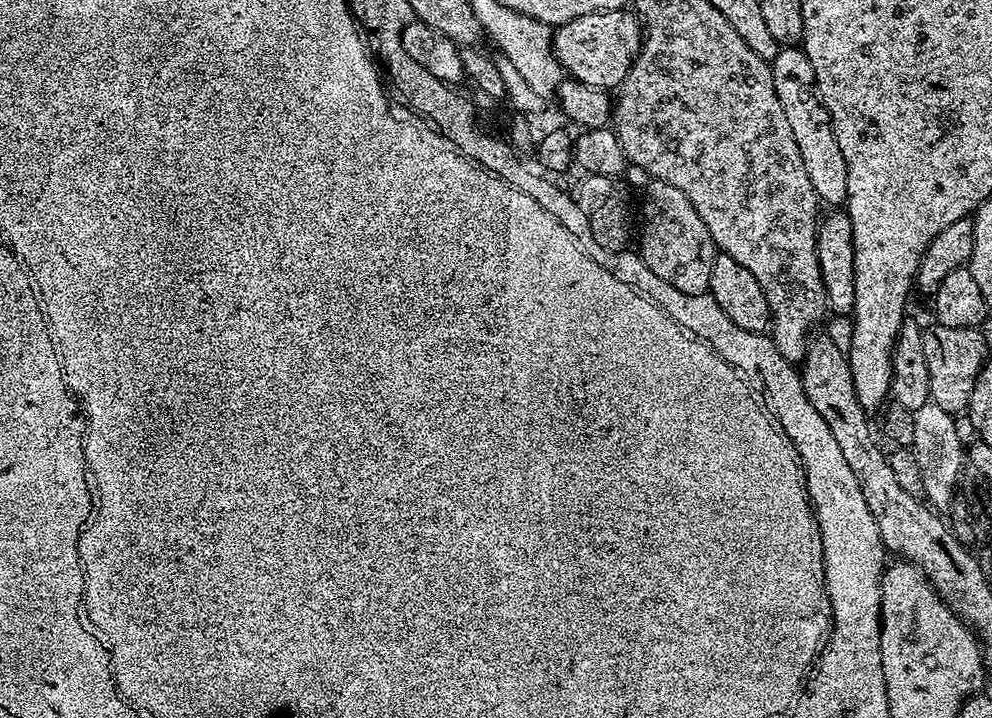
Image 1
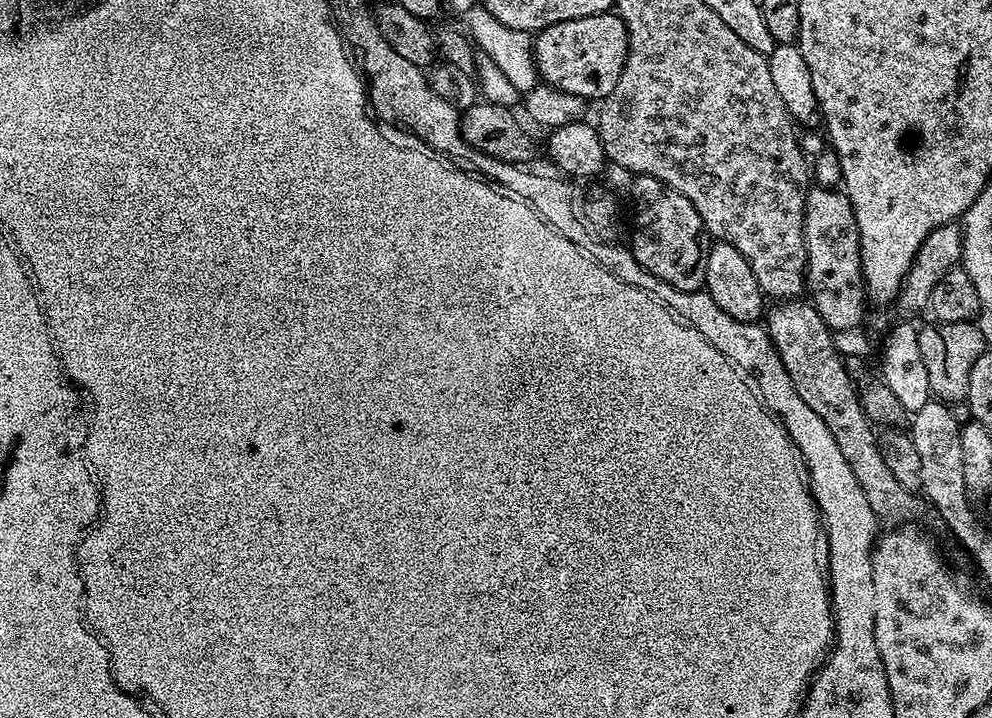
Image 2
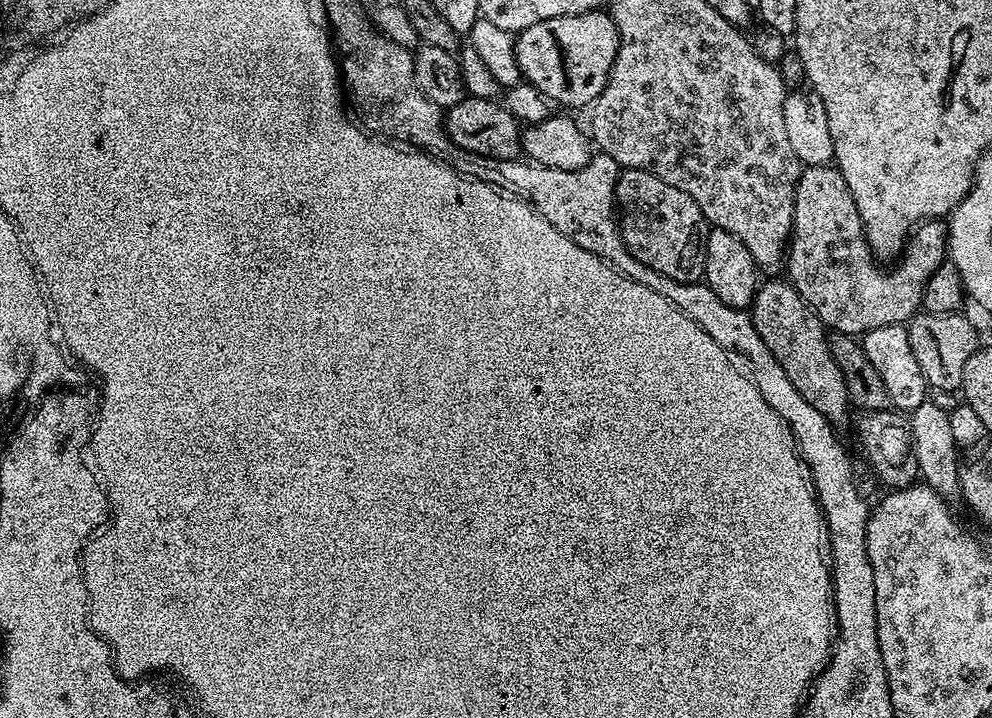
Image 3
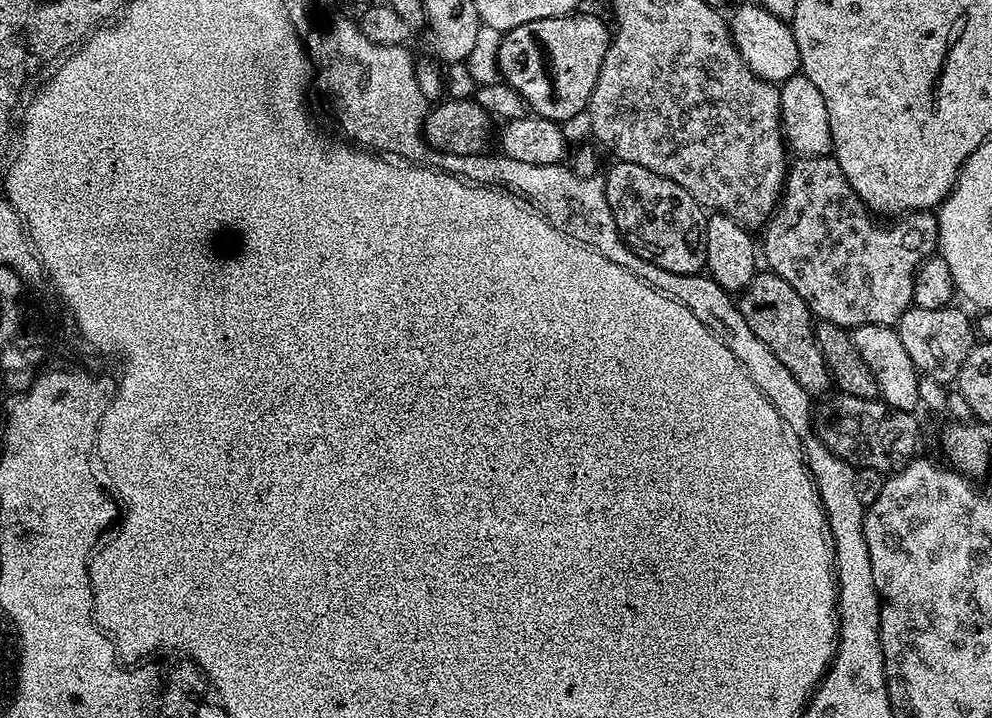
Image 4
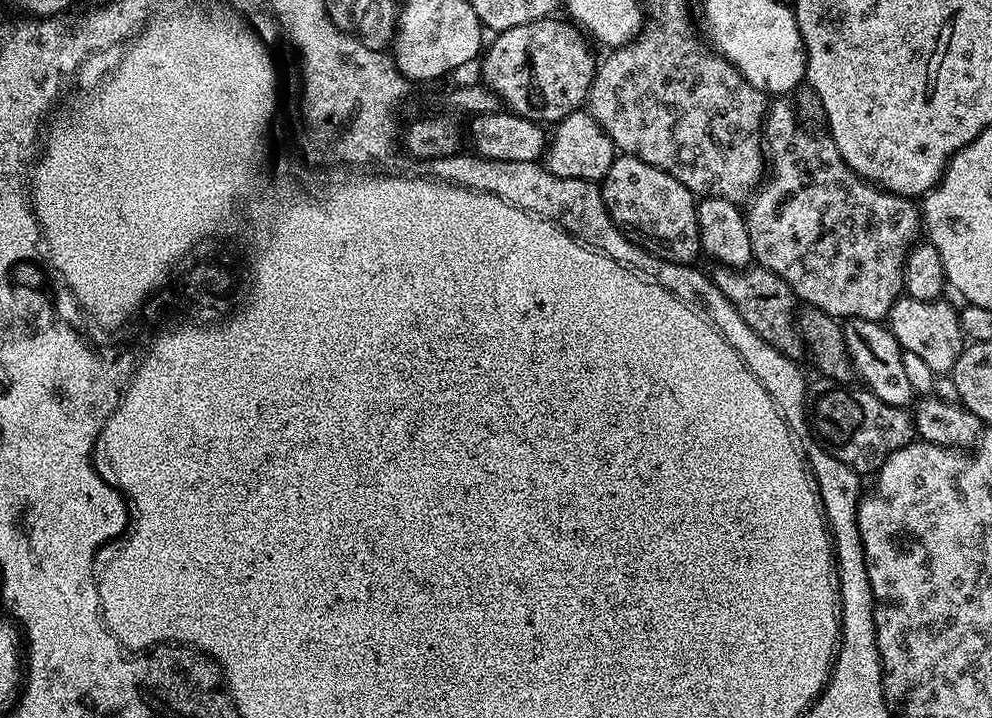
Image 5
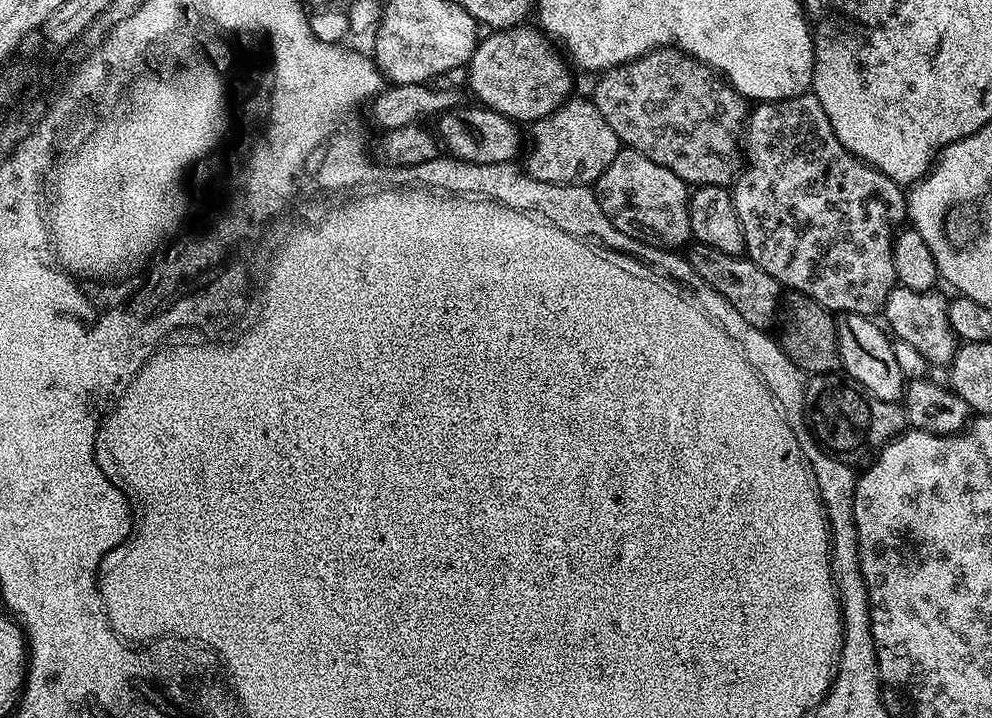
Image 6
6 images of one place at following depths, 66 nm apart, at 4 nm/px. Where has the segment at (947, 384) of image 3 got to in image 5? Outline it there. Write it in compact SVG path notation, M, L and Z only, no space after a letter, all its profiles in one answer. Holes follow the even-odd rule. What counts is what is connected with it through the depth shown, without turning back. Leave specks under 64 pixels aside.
M901 295L890 313L890 327L904 352L918 354L926 366L937 374L951 373L966 347L964 331L960 329L960 313L947 304L947 299L922 302L918 298Z

